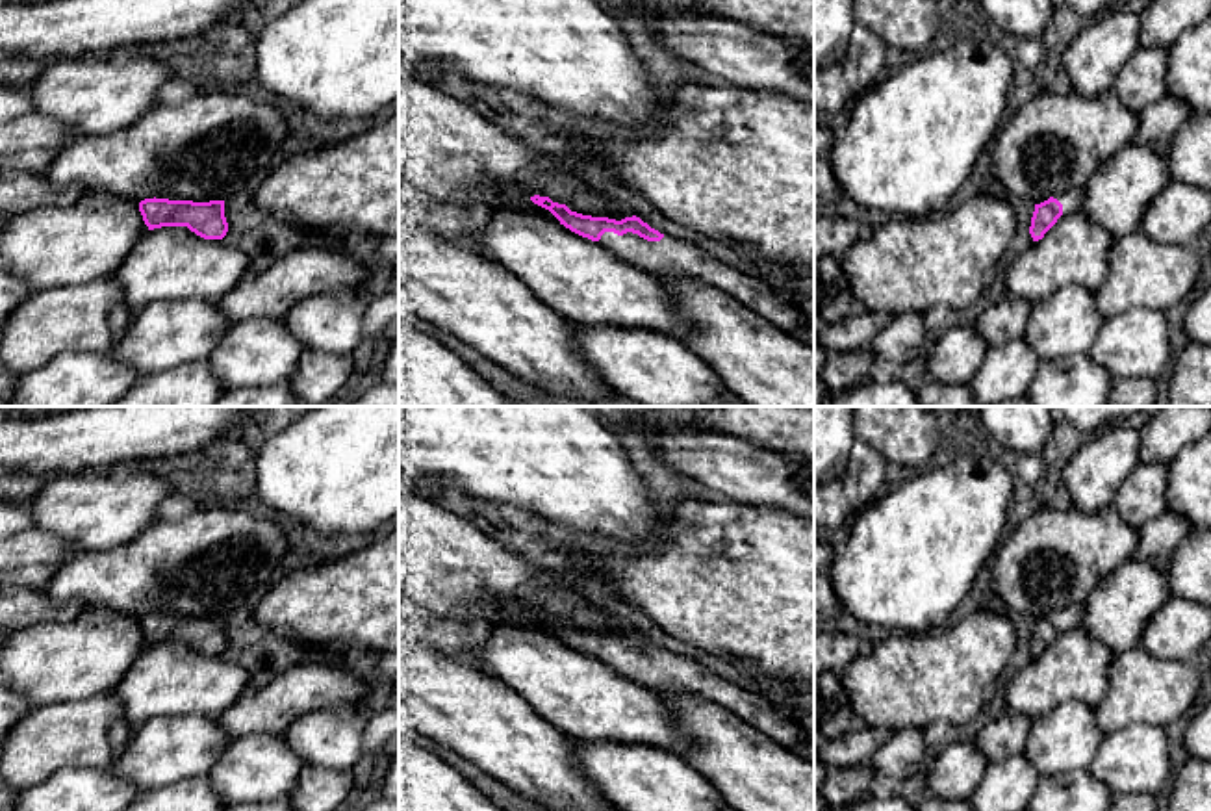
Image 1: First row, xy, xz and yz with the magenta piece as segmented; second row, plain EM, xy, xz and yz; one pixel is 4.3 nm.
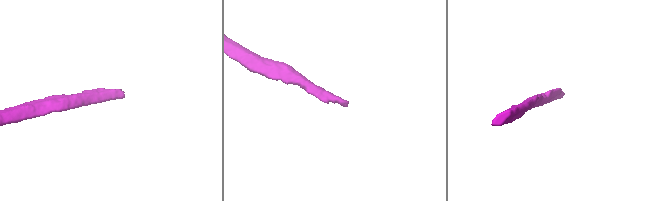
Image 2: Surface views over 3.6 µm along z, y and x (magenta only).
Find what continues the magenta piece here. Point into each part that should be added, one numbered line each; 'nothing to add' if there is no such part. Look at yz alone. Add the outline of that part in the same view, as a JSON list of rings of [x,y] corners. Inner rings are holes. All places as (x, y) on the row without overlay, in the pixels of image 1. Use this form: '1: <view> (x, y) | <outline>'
1: yz (1072, 617) | [[[1074,603],[1070,607],[1063,607],[1063,609],[1055,611],[1053,614],[1057,614],[1063,620],[1063,631],[1061,633],[1064,633],[1064,631],[1070,631],[1074,627],[1081,627],[1085,605]]]

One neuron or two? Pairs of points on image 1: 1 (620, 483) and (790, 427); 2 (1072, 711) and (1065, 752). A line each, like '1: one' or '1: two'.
1: two
2: one

